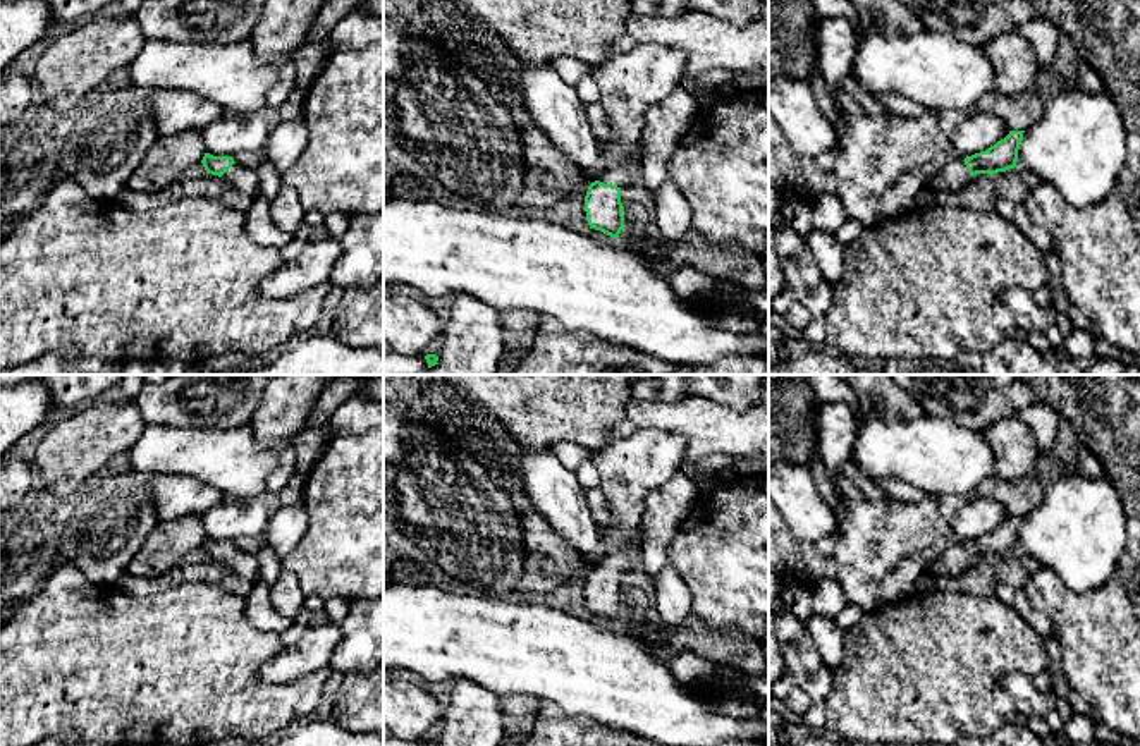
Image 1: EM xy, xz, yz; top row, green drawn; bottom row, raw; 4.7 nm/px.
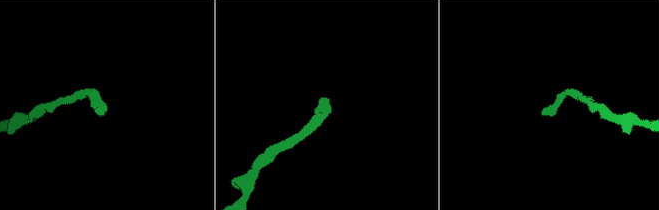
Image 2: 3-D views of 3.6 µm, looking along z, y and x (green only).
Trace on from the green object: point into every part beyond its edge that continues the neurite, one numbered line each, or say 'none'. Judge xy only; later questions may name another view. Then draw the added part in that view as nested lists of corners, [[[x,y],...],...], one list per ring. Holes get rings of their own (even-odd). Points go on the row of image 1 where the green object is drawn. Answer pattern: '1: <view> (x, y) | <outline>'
1: xy (245, 179) | [[[234,163],[222,177],[244,194],[254,196],[260,193],[258,175],[253,168]]]

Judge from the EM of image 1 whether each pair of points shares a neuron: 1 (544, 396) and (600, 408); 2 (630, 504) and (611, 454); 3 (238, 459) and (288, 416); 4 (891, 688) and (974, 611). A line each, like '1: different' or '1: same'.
1: same
2: same
3: different
4: same

